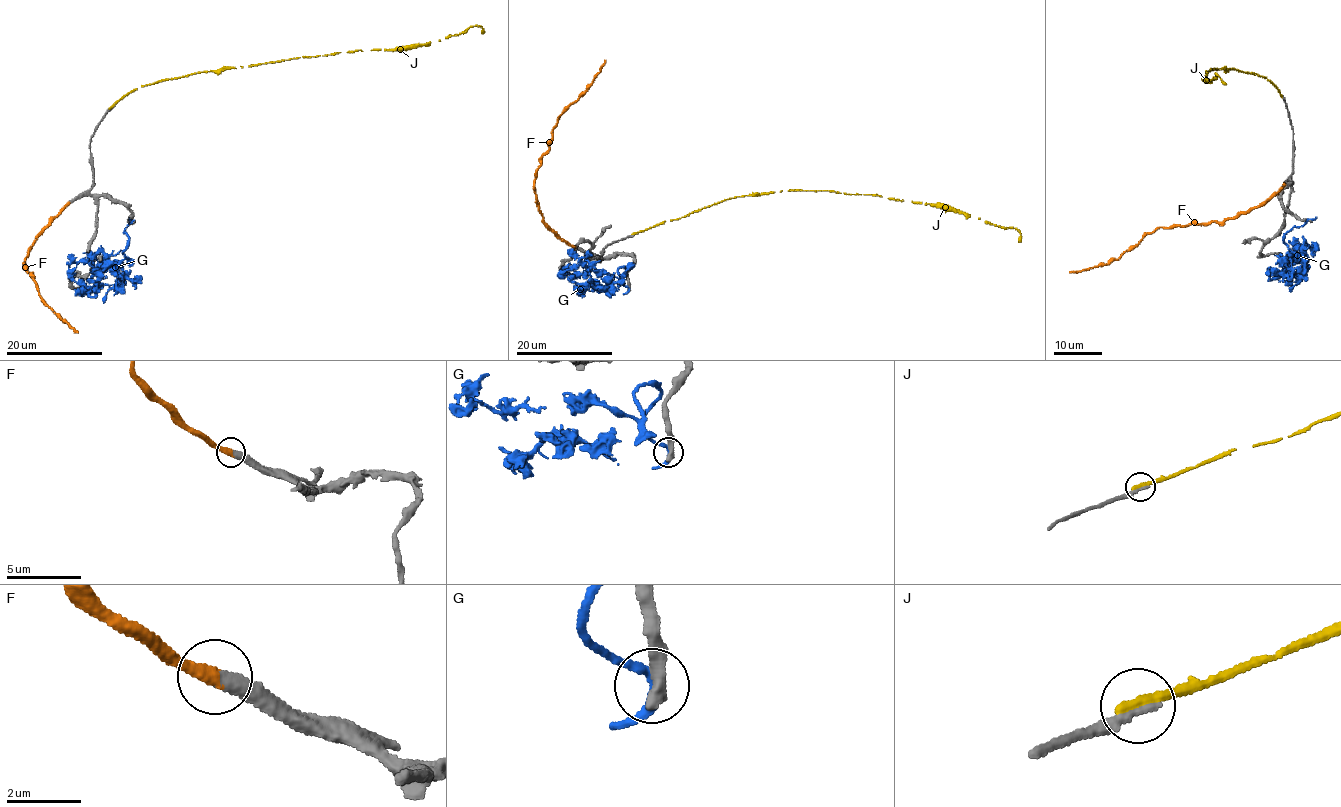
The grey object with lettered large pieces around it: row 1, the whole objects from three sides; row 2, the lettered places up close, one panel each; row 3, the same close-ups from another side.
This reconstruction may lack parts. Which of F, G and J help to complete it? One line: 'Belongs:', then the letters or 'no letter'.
Belongs: F

